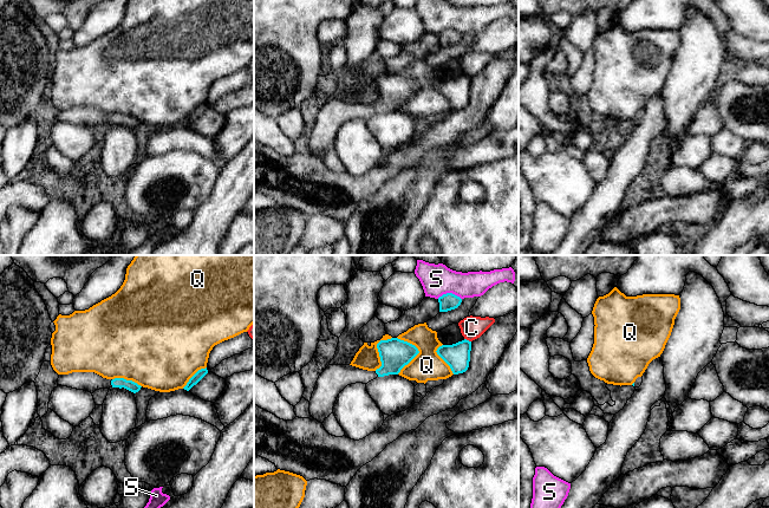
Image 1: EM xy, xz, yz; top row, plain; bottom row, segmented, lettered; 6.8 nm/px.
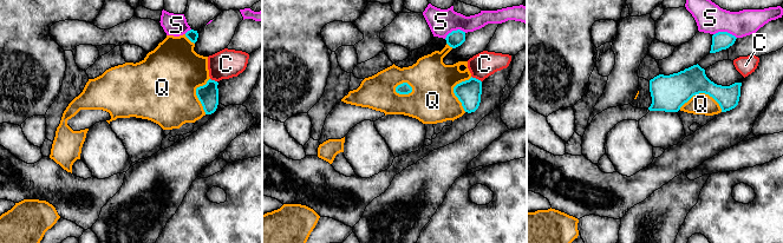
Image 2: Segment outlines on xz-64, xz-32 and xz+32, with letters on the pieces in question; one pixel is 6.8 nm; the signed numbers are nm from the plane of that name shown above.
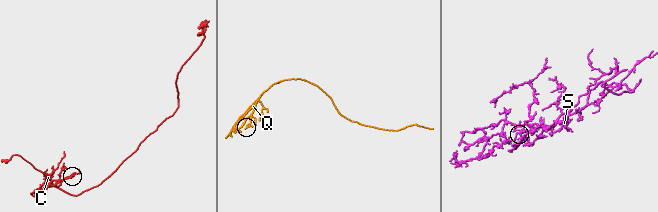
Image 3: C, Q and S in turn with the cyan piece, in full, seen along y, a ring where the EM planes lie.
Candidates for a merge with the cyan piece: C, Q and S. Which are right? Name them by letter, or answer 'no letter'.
no letter

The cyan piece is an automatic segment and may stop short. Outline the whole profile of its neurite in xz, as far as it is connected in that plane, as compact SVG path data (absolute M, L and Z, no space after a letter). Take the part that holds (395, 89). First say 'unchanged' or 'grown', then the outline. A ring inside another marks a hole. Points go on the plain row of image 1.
grown | M398 73L380 76L377 79L382 102L376 106L352 100L328 100L319 111L309 136L309 149L320 158L333 148L338 130L351 119L363 118L389 110L398 110L418 89L418 84Z

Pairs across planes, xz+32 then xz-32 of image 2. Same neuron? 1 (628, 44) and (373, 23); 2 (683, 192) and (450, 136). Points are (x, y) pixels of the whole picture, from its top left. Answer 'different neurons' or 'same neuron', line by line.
1: same neuron
2: different neurons

